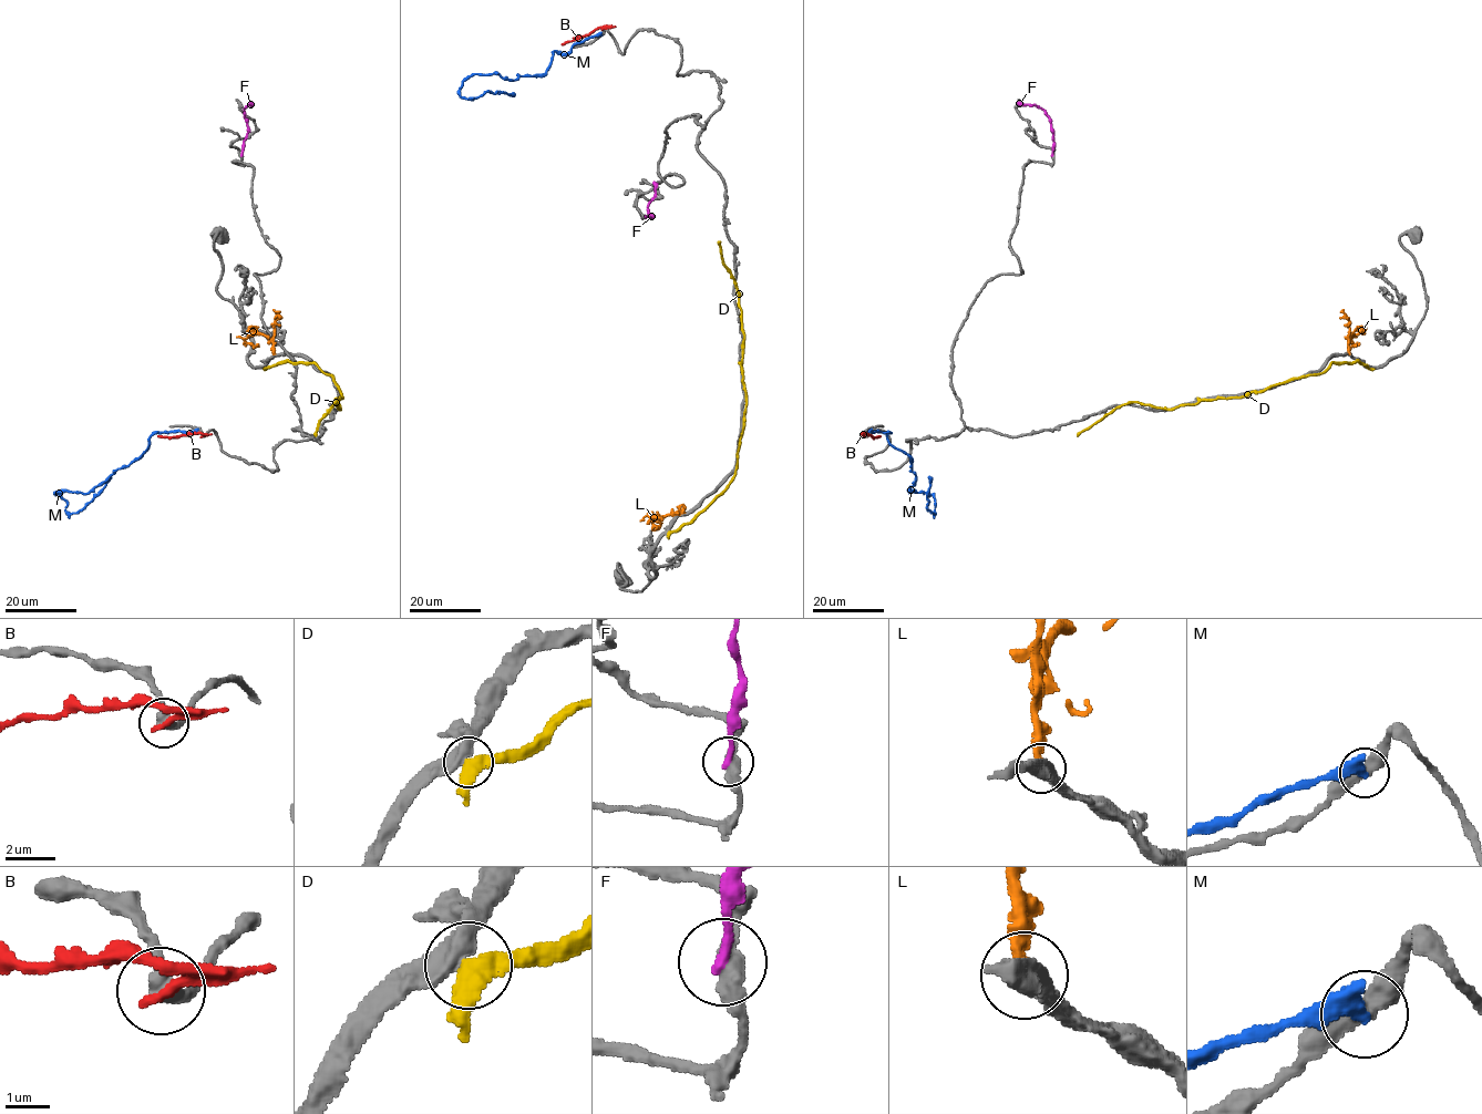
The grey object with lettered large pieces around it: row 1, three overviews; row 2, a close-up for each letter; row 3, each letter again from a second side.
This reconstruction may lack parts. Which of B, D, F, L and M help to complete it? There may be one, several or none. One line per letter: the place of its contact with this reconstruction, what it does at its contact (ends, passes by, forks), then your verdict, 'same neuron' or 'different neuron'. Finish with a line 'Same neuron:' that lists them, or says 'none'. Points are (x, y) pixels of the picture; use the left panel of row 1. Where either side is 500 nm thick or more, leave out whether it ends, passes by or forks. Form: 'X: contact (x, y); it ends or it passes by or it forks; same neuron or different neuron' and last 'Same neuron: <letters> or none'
B: contact (202, 435); it ends; different neuron
D: contact (265, 367); it passes by; different neuron
F: contact (242, 155); it ends; different neuron
L: contact (274, 353); it ends; same neuron
M: contact (197, 429); different neuron
Same neuron: L

